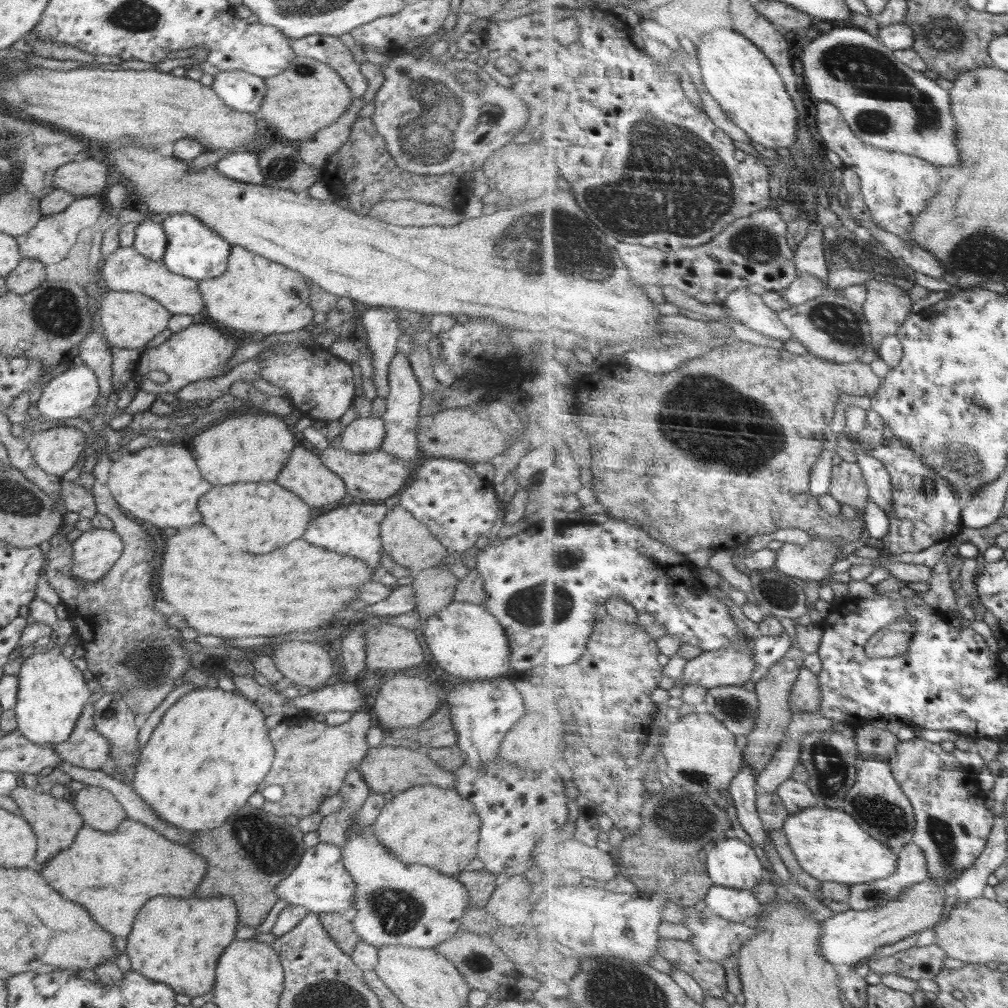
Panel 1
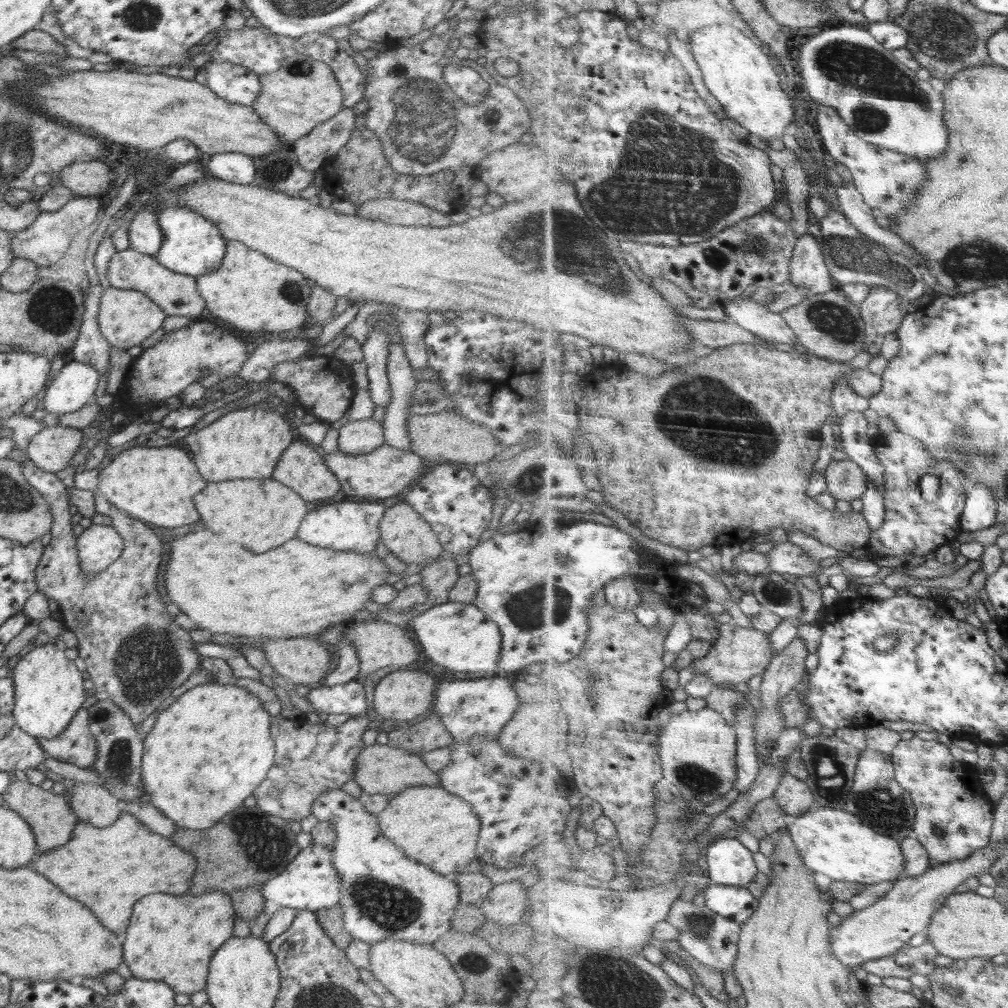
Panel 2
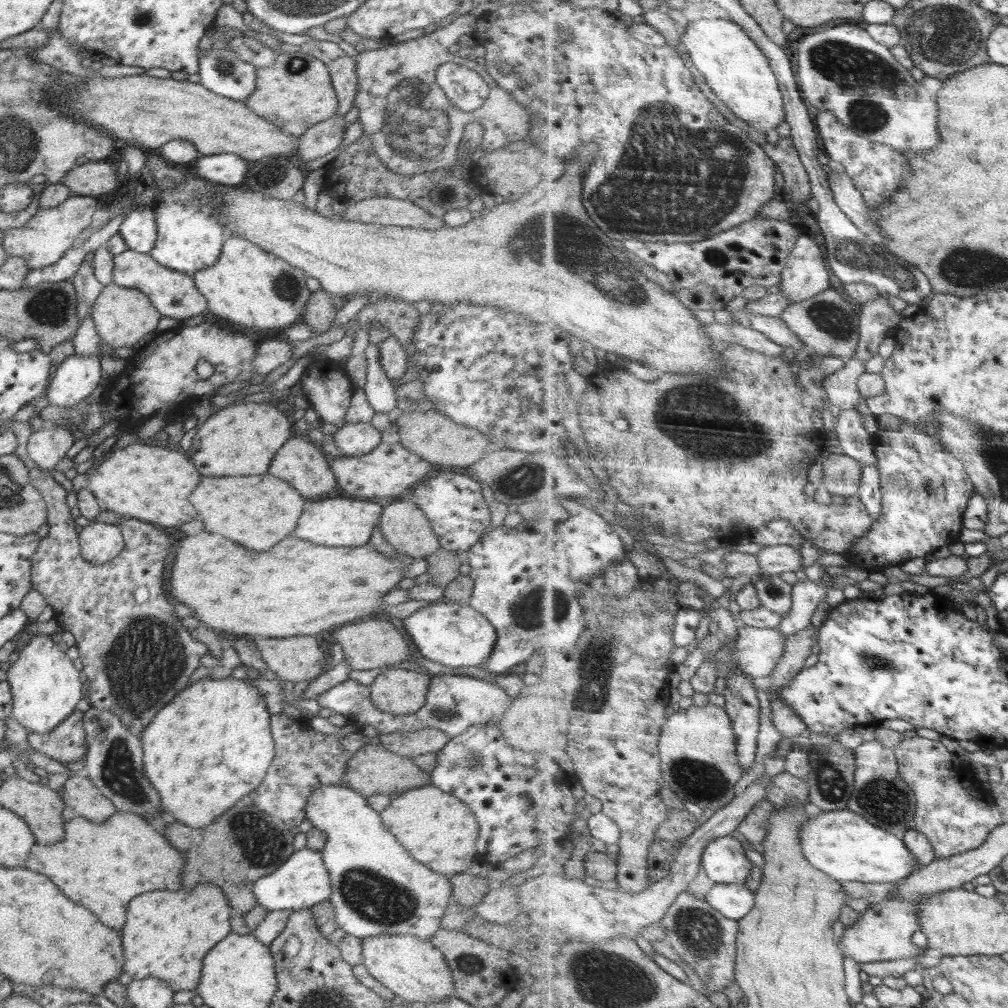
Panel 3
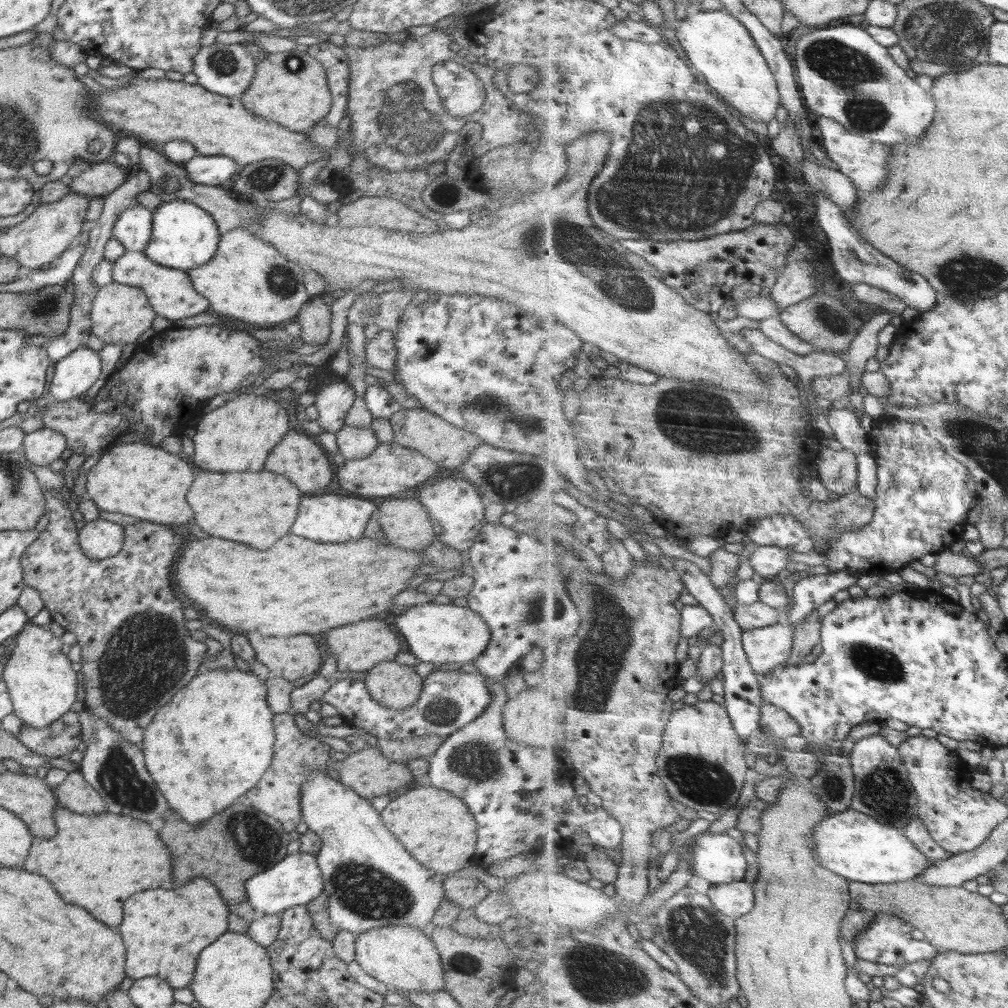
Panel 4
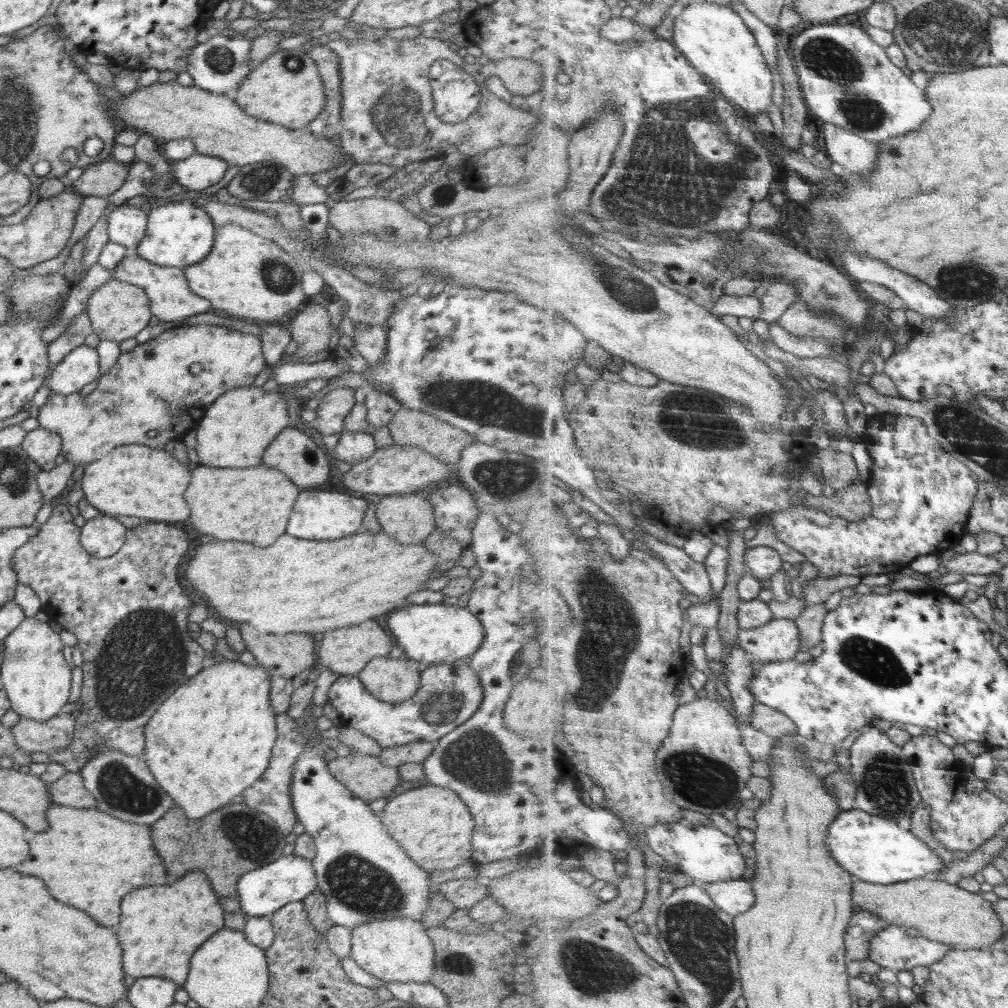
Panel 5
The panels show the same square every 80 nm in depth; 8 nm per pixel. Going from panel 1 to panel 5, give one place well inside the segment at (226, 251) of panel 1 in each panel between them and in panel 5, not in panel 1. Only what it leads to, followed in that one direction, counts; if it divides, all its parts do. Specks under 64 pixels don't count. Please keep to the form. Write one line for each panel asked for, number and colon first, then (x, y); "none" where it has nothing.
2: (192, 245)
3: (189, 238)
4: (183, 236)
5: (179, 234)

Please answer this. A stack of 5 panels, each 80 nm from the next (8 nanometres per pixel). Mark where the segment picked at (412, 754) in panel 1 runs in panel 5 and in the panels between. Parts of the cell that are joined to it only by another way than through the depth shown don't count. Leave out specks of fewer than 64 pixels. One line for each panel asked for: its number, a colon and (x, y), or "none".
2: (380, 769)
3: (372, 770)
4: (366, 770)
5: (364, 775)

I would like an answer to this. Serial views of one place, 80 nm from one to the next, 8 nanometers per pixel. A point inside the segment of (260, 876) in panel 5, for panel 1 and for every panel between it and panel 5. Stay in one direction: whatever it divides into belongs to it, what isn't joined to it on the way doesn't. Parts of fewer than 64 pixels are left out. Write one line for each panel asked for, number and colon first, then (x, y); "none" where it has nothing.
1: (320, 883)
2: (309, 882)
3: (302, 882)
4: (296, 880)

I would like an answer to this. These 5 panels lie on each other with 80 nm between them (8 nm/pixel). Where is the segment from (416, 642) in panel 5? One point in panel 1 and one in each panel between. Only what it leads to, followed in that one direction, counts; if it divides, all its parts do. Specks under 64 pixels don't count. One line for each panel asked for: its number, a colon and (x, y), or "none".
1: (467, 641)
2: (459, 636)
3: (453, 633)
4: (441, 633)

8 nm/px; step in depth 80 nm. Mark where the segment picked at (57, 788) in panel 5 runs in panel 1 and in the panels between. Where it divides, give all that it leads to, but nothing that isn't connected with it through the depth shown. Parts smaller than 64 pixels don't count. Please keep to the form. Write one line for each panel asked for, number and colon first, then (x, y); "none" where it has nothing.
1: (99, 808)
2: (92, 803)
3: (78, 792)
4: (74, 793)

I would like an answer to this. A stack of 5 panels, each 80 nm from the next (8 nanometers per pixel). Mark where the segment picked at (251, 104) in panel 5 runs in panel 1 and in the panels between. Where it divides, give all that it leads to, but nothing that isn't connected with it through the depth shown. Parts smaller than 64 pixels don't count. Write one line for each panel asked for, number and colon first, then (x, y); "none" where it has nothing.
1: (309, 95)
2: (303, 92)
3: (296, 92)
4: (290, 88)

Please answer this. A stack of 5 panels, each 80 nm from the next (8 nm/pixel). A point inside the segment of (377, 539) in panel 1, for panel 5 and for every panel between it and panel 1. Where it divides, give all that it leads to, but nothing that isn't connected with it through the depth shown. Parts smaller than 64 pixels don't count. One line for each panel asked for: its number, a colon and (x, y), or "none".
2: (352, 525)
3: (341, 522)
4: (325, 518)
5: (318, 514)

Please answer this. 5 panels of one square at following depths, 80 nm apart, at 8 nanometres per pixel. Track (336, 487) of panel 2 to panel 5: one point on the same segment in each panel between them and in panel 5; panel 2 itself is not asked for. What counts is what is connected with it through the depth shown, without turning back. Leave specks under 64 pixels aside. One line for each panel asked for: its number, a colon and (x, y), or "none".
3: (304, 465)
4: (296, 457)
5: (296, 455)

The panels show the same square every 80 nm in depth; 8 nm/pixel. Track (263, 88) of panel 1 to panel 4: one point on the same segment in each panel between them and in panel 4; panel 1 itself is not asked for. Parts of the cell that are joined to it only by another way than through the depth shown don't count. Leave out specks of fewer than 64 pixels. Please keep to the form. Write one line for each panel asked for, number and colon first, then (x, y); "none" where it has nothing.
2: (235, 84)
3: (221, 71)
4: (227, 69)

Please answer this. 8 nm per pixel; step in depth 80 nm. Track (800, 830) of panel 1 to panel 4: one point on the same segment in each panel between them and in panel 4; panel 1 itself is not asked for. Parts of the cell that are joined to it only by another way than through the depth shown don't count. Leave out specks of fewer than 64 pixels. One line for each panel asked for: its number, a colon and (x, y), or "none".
2: (833, 842)
3: (841, 842)
4: (853, 844)

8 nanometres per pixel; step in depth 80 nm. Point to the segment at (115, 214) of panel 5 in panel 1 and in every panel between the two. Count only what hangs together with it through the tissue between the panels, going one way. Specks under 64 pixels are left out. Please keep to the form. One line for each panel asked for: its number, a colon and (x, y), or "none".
1: (150, 240)
2: (145, 235)
3: (138, 229)
4: (132, 228)

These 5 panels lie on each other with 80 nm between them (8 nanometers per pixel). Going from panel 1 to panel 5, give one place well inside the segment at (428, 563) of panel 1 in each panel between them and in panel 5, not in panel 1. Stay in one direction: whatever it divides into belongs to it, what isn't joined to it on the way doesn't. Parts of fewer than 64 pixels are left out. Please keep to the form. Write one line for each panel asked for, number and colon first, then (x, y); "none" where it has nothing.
2: (403, 530)
3: (405, 527)
4: (406, 523)
5: (409, 519)

